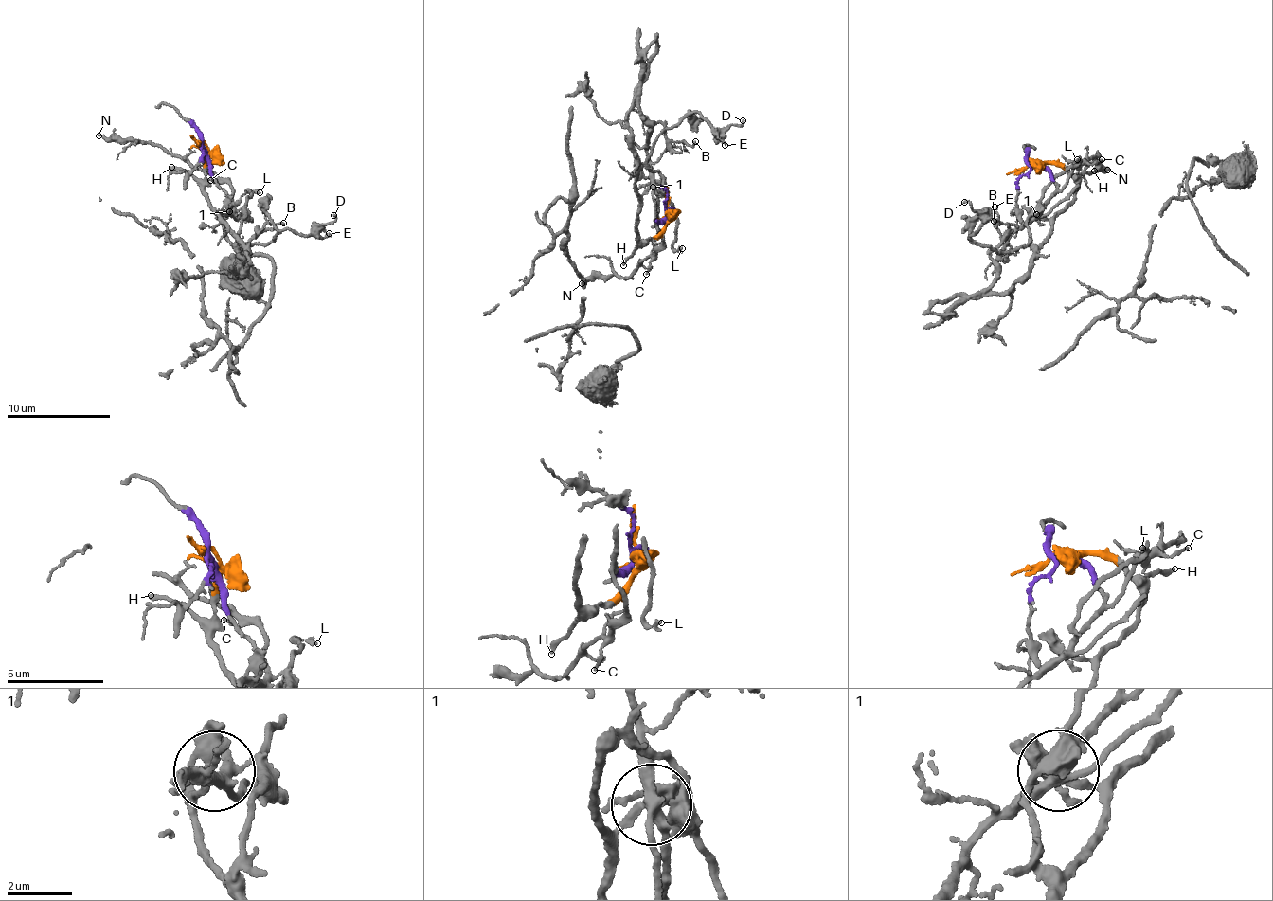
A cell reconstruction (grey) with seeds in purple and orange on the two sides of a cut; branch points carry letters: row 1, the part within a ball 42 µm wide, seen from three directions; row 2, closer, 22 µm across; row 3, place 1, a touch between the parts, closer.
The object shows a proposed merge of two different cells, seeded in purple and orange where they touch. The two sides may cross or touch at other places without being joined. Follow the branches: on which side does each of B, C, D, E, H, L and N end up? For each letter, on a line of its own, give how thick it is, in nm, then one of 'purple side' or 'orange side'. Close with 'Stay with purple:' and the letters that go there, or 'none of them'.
B: 130 nm thick; purple side
C: 130 nm thick; purple side
D: 160 nm thick; orange side
E: 130 nm thick; orange side
H: 240 nm thick; orange side
L: 180 nm thick; orange side
N: 190 nm thick; purple side
Stay with purple: B, C, N

